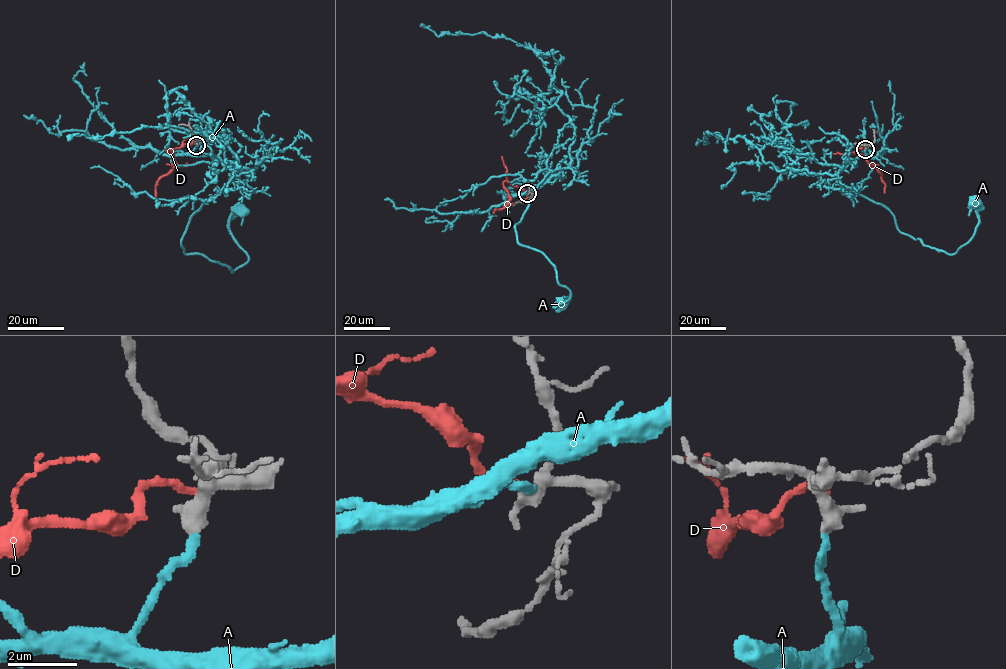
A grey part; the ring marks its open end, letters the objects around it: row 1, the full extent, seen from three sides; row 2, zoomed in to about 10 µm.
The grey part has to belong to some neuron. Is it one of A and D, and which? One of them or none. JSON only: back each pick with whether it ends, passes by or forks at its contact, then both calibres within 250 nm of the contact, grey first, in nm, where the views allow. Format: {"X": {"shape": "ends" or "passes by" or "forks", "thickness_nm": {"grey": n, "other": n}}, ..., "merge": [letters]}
{"A": {"shape": "ends", "thickness_nm": {"grey": 400, "other": 240}}, "merge": ["A"]}

